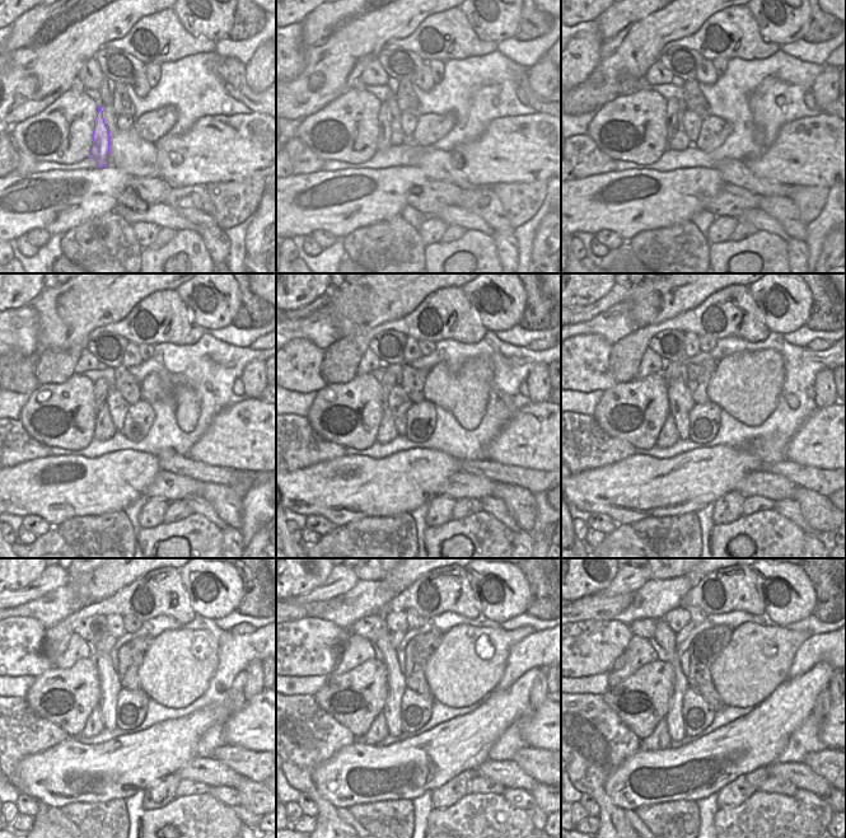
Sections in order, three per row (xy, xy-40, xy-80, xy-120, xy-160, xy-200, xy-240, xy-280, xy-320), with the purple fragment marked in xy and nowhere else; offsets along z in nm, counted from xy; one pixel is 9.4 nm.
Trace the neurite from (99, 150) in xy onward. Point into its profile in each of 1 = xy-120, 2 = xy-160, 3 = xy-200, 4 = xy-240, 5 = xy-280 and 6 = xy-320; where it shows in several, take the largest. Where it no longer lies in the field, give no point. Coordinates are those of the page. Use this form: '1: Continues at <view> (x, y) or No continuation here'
1: Continues at xy-120 (101, 388)
2: Continues at xy-160 (386, 378)
3: Continues at xy-200 (671, 373)
4: Continues at xy-240 (108, 644)
5: Continues at xy-280 (397, 637)
6: Continues at xy-320 (682, 635)

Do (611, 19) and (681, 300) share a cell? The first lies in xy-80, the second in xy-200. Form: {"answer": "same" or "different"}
{"answer": "same"}

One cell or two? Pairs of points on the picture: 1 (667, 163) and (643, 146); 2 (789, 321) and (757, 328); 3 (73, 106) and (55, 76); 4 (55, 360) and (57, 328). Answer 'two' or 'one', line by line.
1: two
2: two
3: two
4: two

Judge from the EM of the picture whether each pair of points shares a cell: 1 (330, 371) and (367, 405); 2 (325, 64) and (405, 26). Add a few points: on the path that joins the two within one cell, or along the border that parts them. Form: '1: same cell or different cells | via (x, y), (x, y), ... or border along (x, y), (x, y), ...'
1: different cells | border along (358, 375), (347, 382), (327, 384)
2: same cell | via (345, 43), (363, 26), (384, 26)

